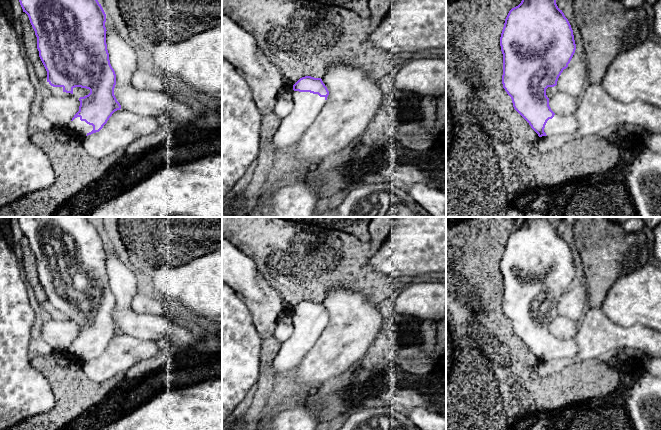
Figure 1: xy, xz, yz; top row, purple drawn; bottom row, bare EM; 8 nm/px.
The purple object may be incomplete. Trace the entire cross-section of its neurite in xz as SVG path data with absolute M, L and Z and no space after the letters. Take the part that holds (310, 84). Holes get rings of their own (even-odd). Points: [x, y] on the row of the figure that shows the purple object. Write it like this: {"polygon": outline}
{"polygon": "M311 76L300 78L293 85L293 90L293 109L281 120L272 140L277 158L286 160L303 132L314 122L329 95L322 79Z"}

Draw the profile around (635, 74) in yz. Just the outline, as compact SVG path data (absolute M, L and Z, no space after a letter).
M647 39L618 54L600 85L622 103L638 100L661 108L661 44Z

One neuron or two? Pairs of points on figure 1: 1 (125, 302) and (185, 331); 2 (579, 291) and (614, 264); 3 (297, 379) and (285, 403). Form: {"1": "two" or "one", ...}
{"1": "one", "2": "two", "3": "two"}

